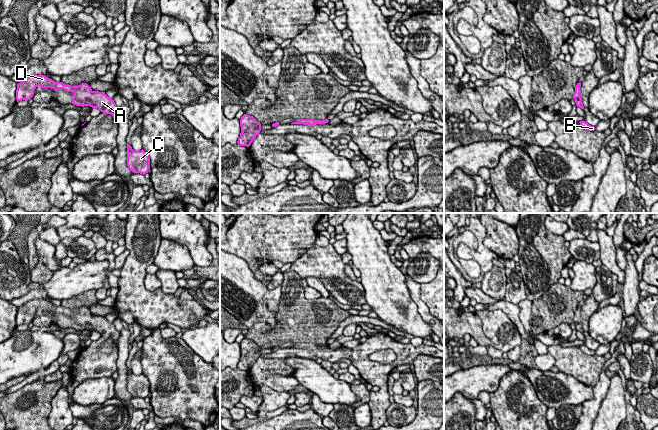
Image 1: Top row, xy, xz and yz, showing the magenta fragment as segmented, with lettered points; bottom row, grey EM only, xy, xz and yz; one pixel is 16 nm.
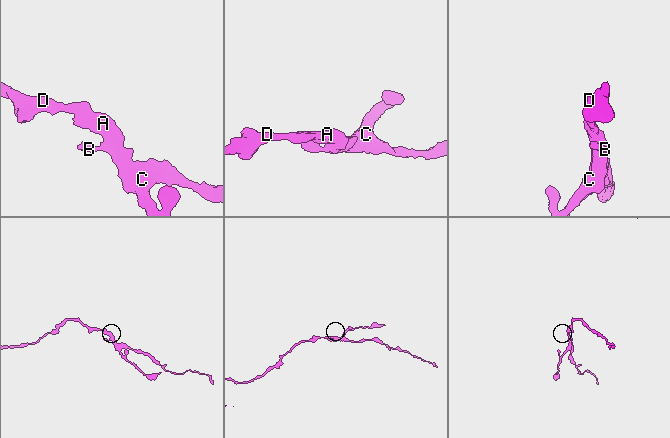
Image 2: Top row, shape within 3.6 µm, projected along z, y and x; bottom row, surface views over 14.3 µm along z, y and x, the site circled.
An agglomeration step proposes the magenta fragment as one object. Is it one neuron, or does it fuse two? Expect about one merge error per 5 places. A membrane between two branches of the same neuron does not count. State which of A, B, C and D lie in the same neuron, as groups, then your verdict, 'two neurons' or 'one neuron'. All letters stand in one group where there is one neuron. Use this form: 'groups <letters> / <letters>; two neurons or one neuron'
groups A B C D; one neuron

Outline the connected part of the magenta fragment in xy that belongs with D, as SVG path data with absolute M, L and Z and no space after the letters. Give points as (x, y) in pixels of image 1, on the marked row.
M33 75L25 78L17 84L16 100L30 100L37 86L42 88L53 88L55 91L63 89L67 92L73 92L72 104L76 106L90 106L98 108L104 114L111 114L117 121L120 109L116 106L113 99L109 98L105 92L93 91L91 87L82 83L78 86L71 86L63 84L62 82L55 82L45 75Z

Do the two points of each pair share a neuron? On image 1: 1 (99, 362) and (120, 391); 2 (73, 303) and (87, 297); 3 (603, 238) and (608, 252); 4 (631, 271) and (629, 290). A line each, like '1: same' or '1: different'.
1: different
2: same
3: same
4: same

